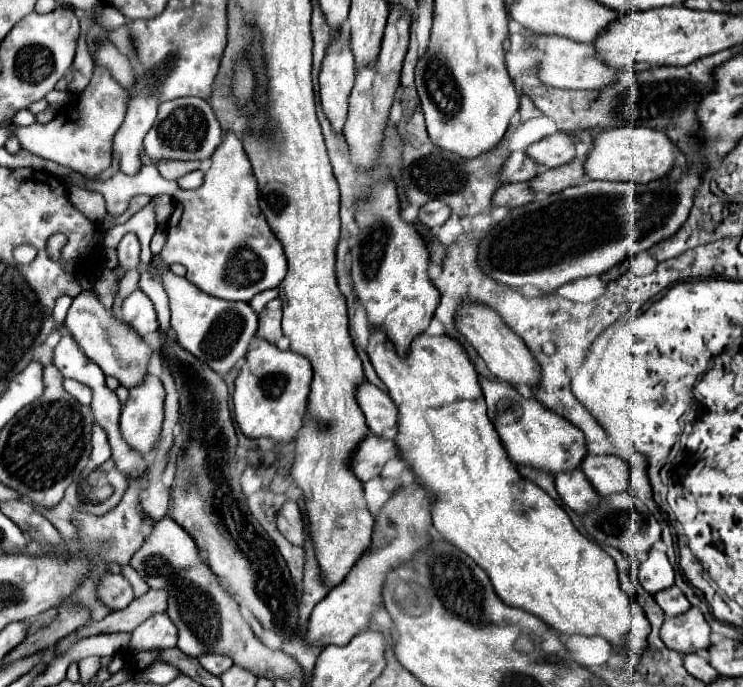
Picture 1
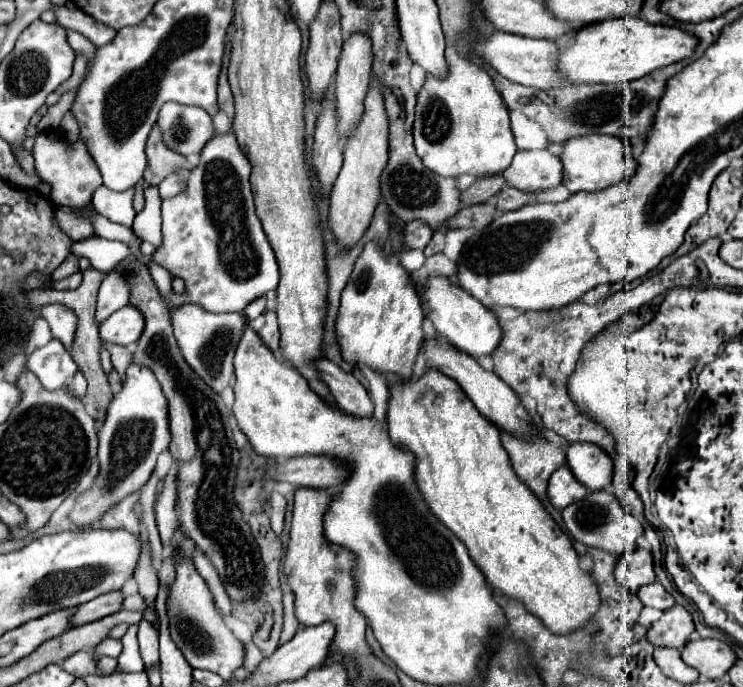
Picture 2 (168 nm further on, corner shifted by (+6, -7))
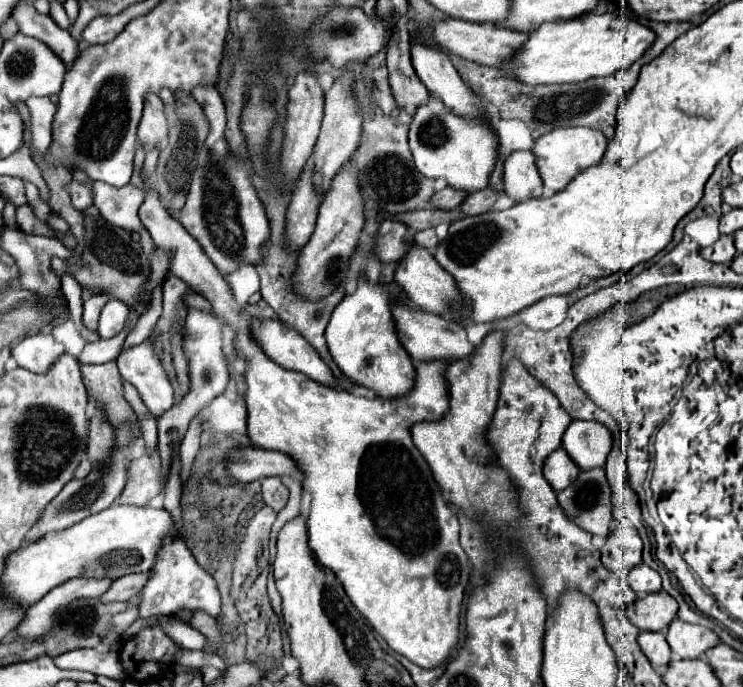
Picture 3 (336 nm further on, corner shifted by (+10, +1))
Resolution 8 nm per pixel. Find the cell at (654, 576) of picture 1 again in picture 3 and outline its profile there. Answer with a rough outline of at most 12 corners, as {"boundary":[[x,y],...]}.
{"boundary":[[618,526],[600,548],[602,564],[632,570],[642,564],[642,540]]}

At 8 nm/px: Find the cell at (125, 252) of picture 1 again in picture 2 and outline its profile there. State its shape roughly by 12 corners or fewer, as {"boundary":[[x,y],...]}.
{"boundary":[[120,272],[106,274],[96,322],[128,304],[128,284]]}

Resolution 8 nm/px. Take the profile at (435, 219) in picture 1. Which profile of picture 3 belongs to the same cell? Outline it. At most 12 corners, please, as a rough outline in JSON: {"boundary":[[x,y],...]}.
{"boundary":[[384,220],[376,236],[382,262],[398,262],[414,246],[414,232]]}

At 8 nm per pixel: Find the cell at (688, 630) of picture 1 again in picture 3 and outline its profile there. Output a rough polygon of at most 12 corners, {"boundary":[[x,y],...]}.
{"boundary":[[664,590],[624,614],[642,632],[666,632],[678,602]]}

